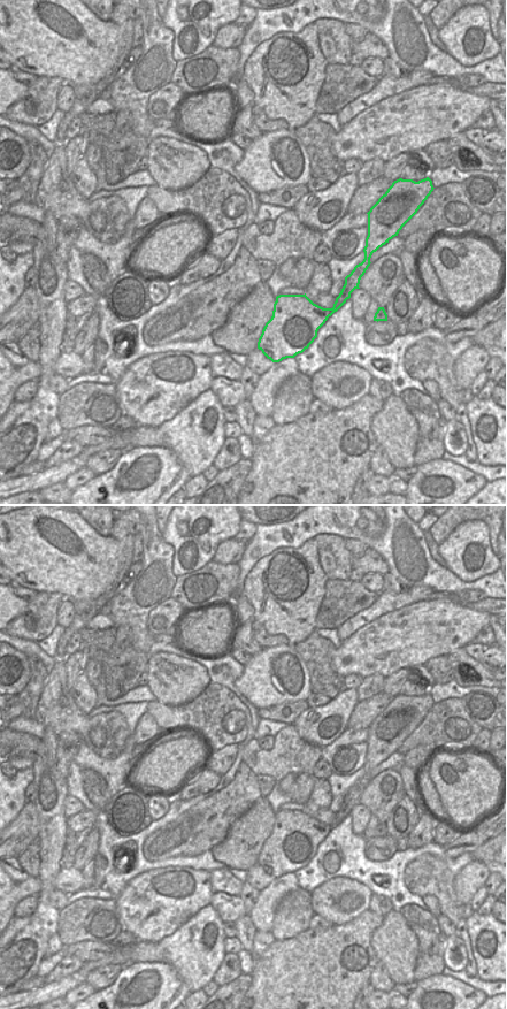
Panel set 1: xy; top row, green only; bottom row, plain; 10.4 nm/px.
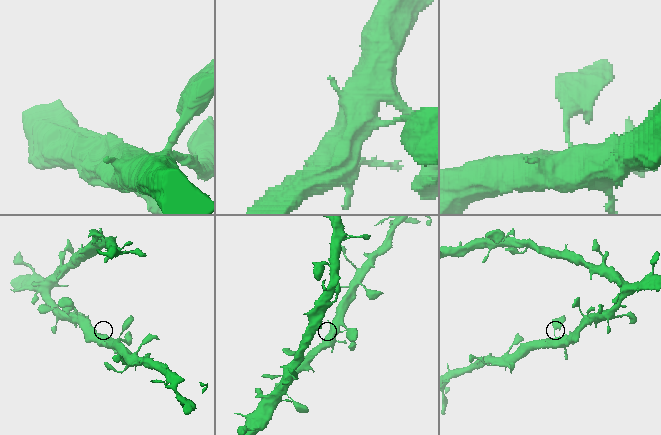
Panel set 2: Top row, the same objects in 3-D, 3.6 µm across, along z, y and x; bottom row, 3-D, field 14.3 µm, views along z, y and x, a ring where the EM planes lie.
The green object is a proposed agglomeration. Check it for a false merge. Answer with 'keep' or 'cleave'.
keep

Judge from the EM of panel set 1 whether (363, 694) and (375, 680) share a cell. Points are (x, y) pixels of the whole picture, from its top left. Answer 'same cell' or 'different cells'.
same cell

